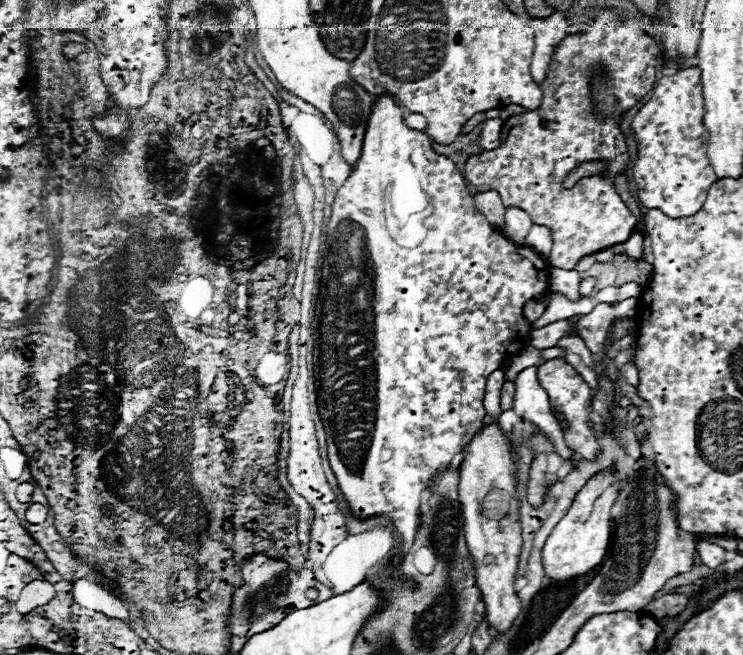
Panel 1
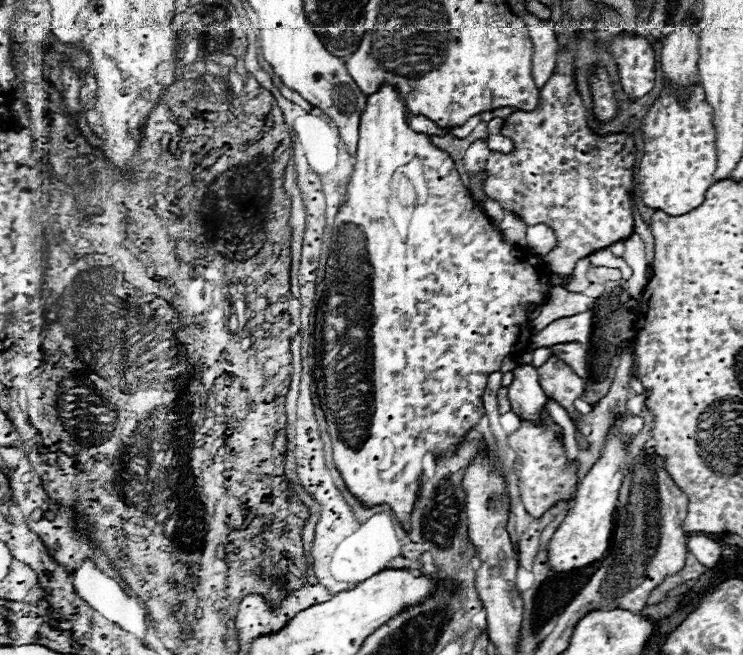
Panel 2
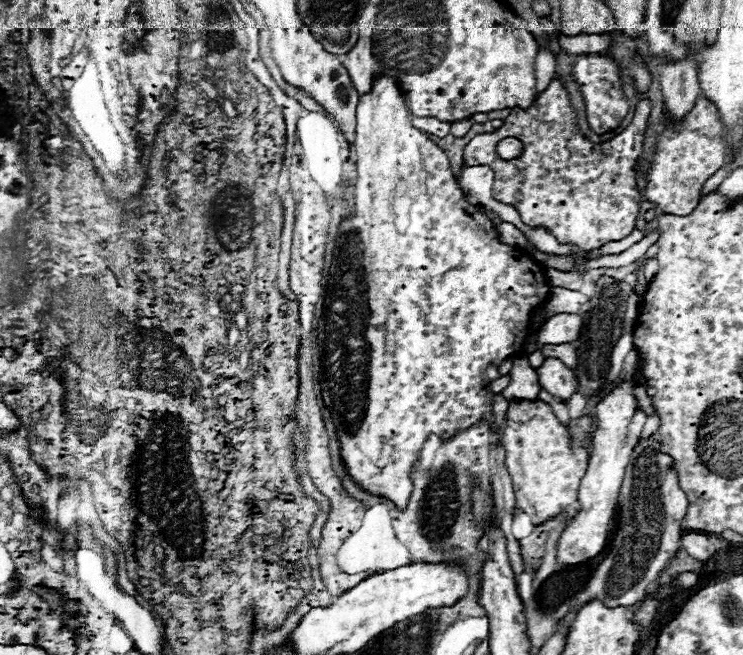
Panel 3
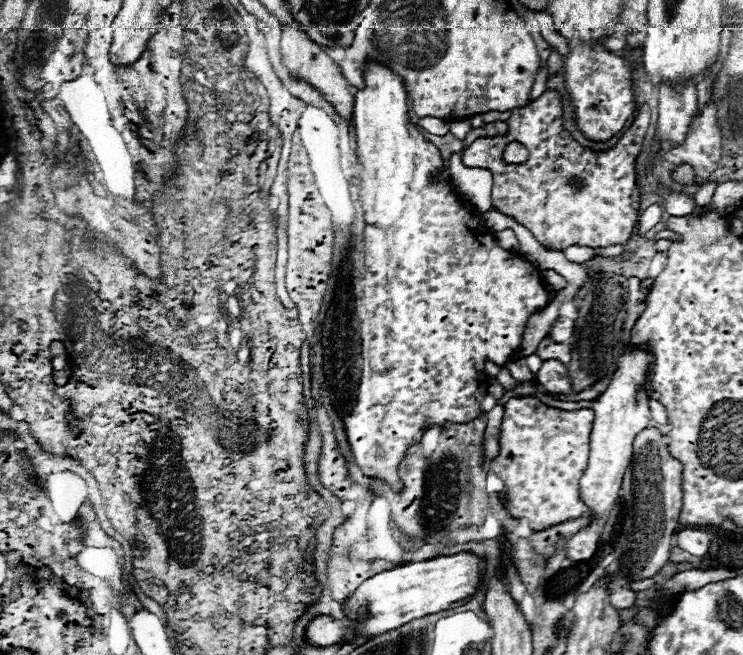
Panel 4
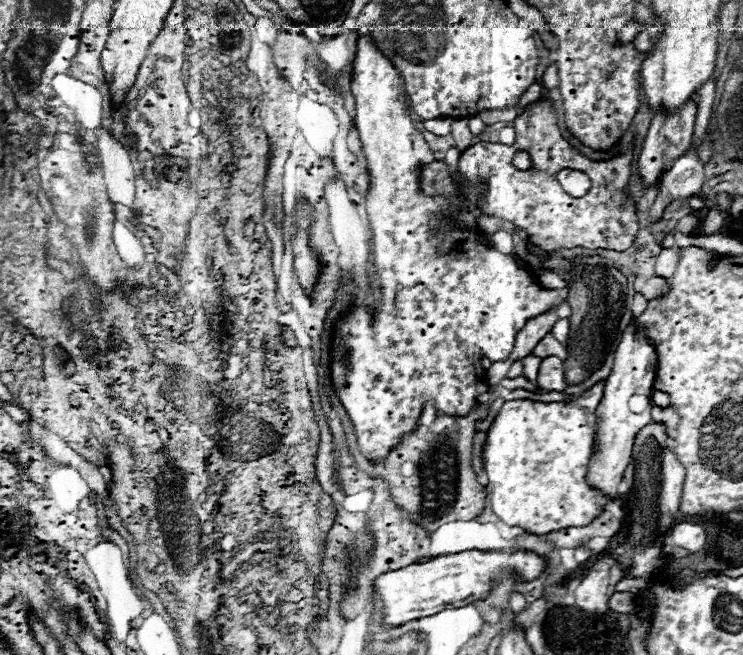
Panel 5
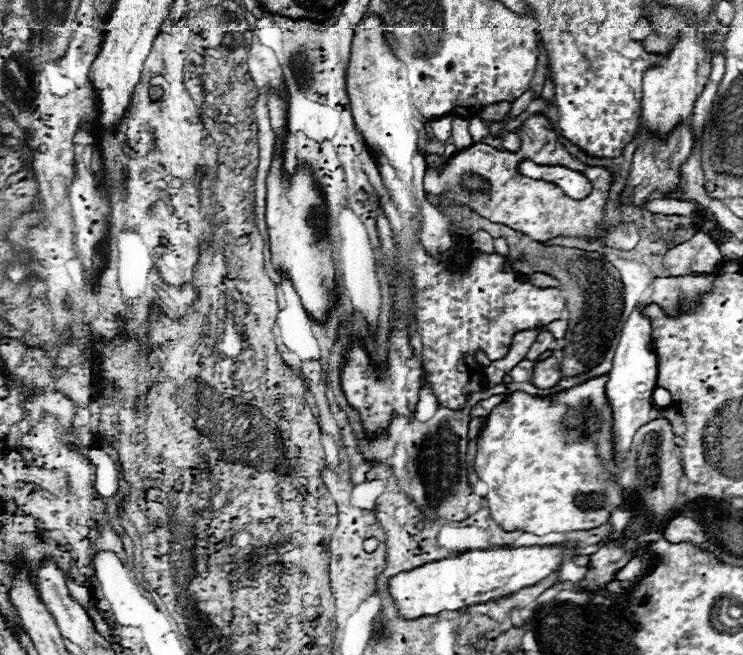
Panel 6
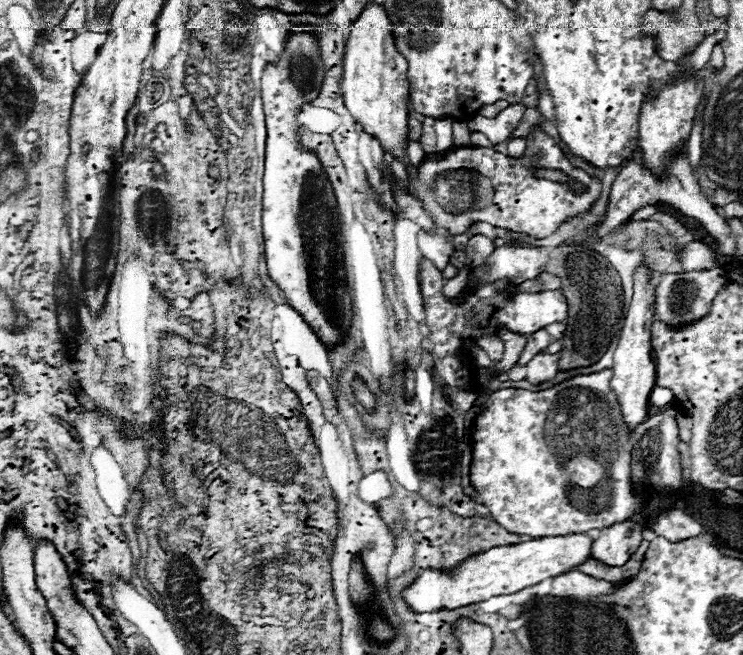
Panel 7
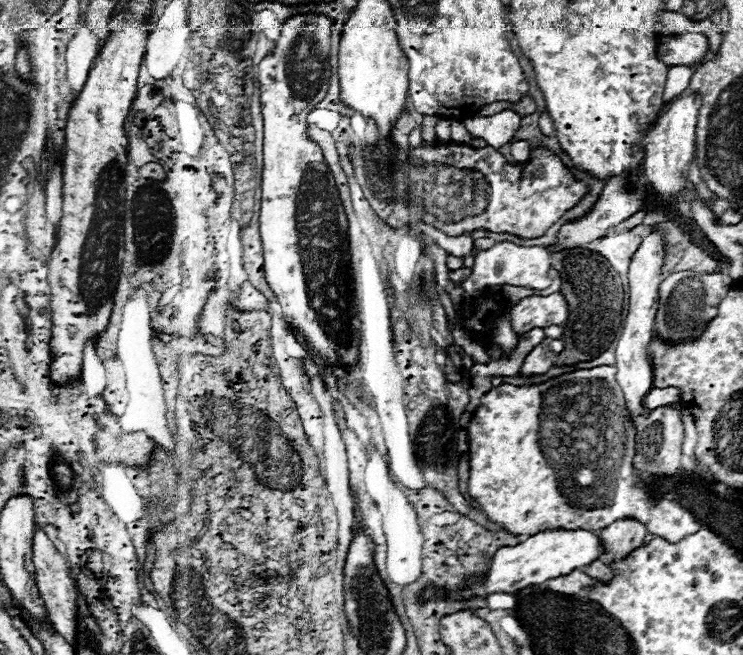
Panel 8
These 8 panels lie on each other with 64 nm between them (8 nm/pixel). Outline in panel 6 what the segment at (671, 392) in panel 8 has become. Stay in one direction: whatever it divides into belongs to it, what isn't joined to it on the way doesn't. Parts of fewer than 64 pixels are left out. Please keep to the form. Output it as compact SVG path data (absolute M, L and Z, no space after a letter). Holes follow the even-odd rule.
M656 388L656 390L652 392L652 404L658 406L658 408L666 408L666 406L670 406L670 404L672 404L672 396L670 396L670 392L664 390L664 388Z

